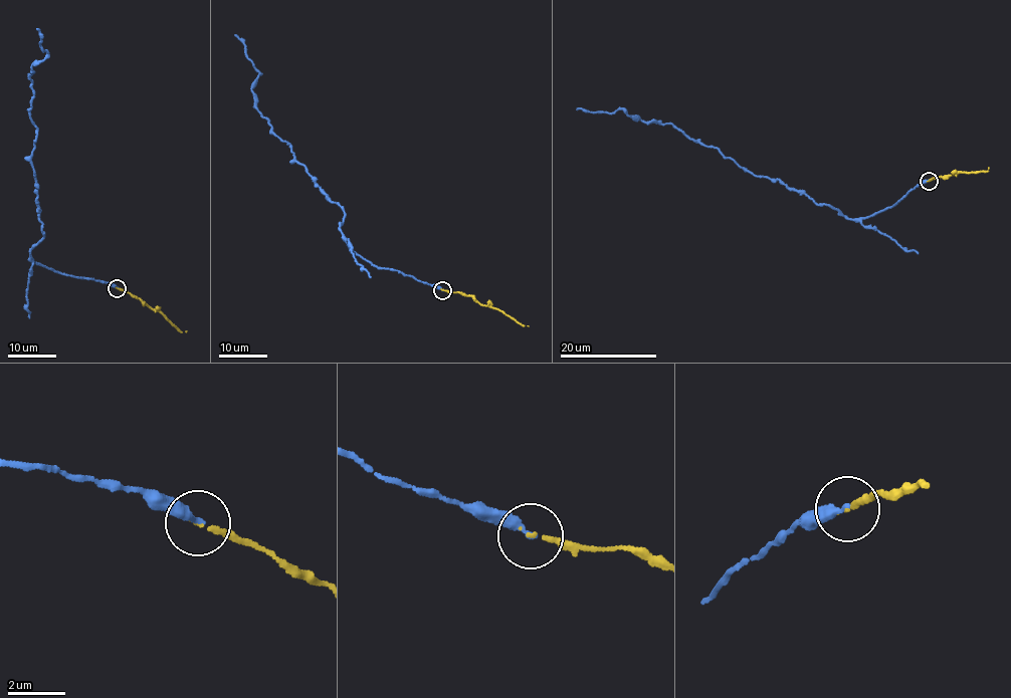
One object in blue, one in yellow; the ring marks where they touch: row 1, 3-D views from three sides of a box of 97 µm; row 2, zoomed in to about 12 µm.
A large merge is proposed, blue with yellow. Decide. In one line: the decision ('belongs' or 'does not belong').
belongs

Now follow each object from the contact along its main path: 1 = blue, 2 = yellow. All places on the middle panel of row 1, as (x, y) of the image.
1: (443, 289), (375, 267), (348, 245), (340, 225), (343, 209), (255, 107), (251, 86), (259, 71), (234, 35)
2: (443, 289), (470, 295), (481, 304), (500, 310), (528, 326)

